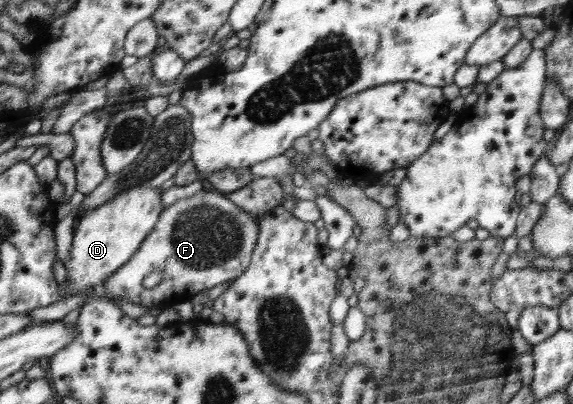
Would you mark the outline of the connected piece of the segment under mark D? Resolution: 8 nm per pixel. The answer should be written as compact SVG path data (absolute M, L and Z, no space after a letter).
M131 187L121 192L112 201L107 201L94 211L80 215L72 240L70 258L64 261L67 283L71 297L85 293L105 283L113 273L128 264L141 247L141 243L152 233L159 215L163 211L162 192L158 189Z

